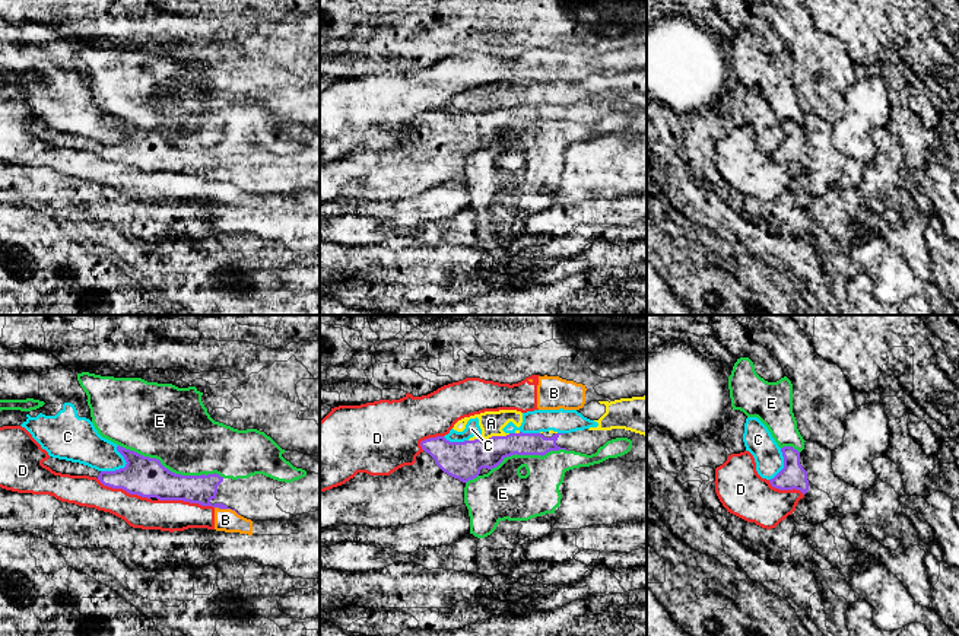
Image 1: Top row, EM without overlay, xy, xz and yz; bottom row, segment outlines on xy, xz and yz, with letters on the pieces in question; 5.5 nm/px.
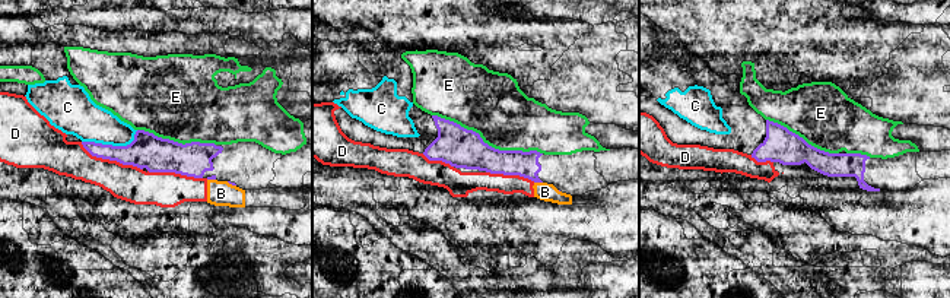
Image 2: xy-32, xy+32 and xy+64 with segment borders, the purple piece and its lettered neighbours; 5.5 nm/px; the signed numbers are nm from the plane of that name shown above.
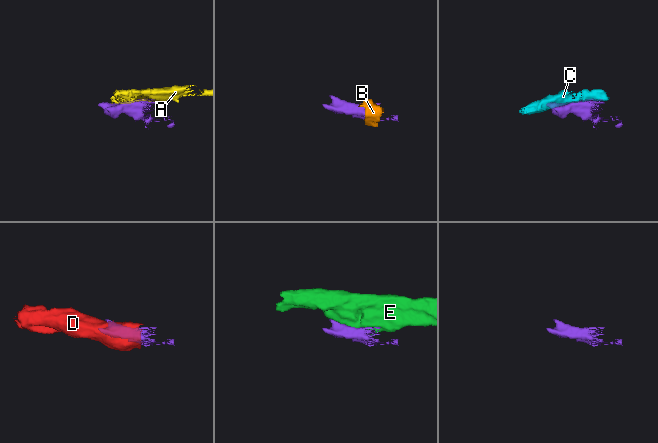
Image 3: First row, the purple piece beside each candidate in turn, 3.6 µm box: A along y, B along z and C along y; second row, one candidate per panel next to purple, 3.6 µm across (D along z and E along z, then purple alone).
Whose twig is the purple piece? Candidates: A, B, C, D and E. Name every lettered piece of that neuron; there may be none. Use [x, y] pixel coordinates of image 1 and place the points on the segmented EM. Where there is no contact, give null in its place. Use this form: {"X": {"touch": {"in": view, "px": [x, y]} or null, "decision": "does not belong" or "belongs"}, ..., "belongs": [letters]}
{"A": {"touch": {"in": "xz", "px": [489, 438]}, "decision": "does not belong"}, "B": {"touch": {"in": "xy", "px": [226, 508]}, "decision": "does not belong"}, "C": {"touch": {"in": "xy", "px": [124, 467]}, "decision": "does not belong"}, "D": {"touch": {"in": "xy", "px": [186, 501]}, "decision": "does not belong"}, "E": {"touch": {"in": "xy", "px": [171, 471]}, "decision": "does not belong"}, "belongs": []}

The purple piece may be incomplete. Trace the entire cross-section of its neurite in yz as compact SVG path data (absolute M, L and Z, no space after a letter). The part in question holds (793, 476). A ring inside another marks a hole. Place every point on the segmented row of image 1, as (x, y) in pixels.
M806 441L798 452L793 446L781 448L784 468L769 480L779 490L800 490L807 493L812 483L829 495L839 513L858 513L863 508L863 492L835 476L832 470L832 451L826 446Z

